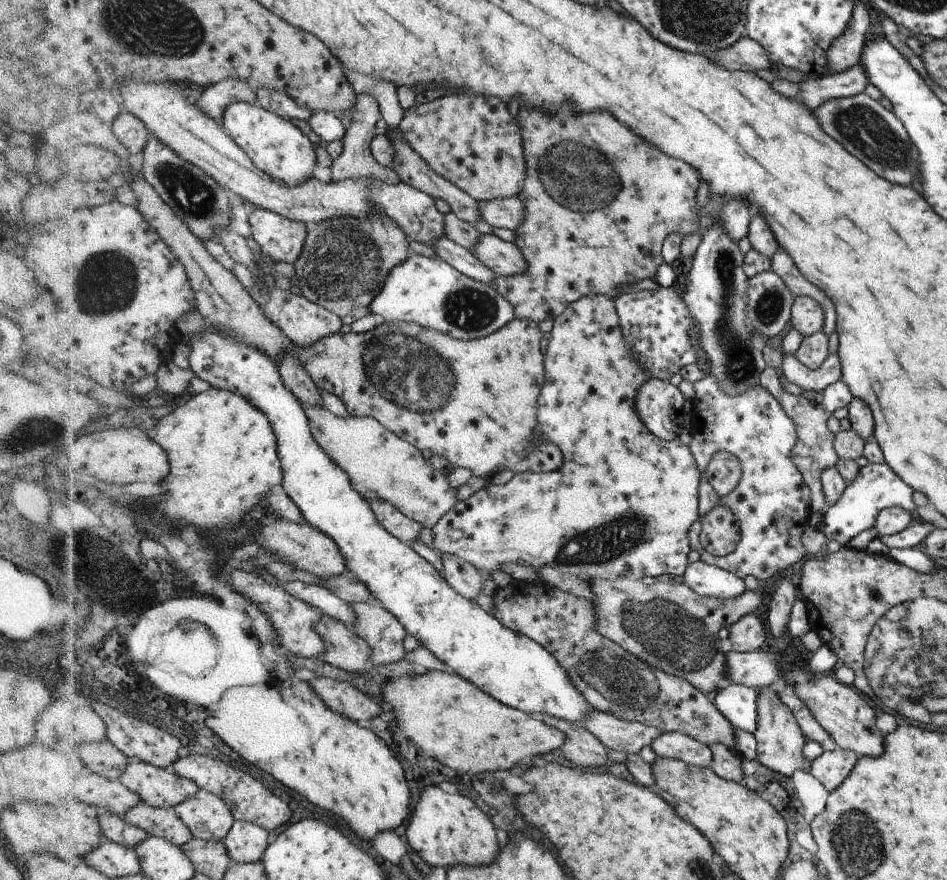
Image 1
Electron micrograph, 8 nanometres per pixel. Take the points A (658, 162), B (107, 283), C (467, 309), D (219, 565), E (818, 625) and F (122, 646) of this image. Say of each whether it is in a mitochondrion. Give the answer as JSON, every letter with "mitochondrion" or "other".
{"A":"other","B":"mitochondrion","C":"mitochondrion","D":"other","E":"other","F":"other"}

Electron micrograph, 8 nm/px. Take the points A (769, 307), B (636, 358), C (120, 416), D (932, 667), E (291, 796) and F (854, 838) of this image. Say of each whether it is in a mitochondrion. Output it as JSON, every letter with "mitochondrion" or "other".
{"A":"mitochondrion","B":"other","C":"other","D":"mitochondrion","E":"other","F":"mitochondrion"}

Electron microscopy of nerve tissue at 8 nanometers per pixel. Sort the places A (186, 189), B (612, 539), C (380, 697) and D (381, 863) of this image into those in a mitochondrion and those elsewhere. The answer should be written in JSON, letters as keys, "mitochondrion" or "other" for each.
{"A":"mitochondrion","B":"mitochondrion","C":"other","D":"other"}

